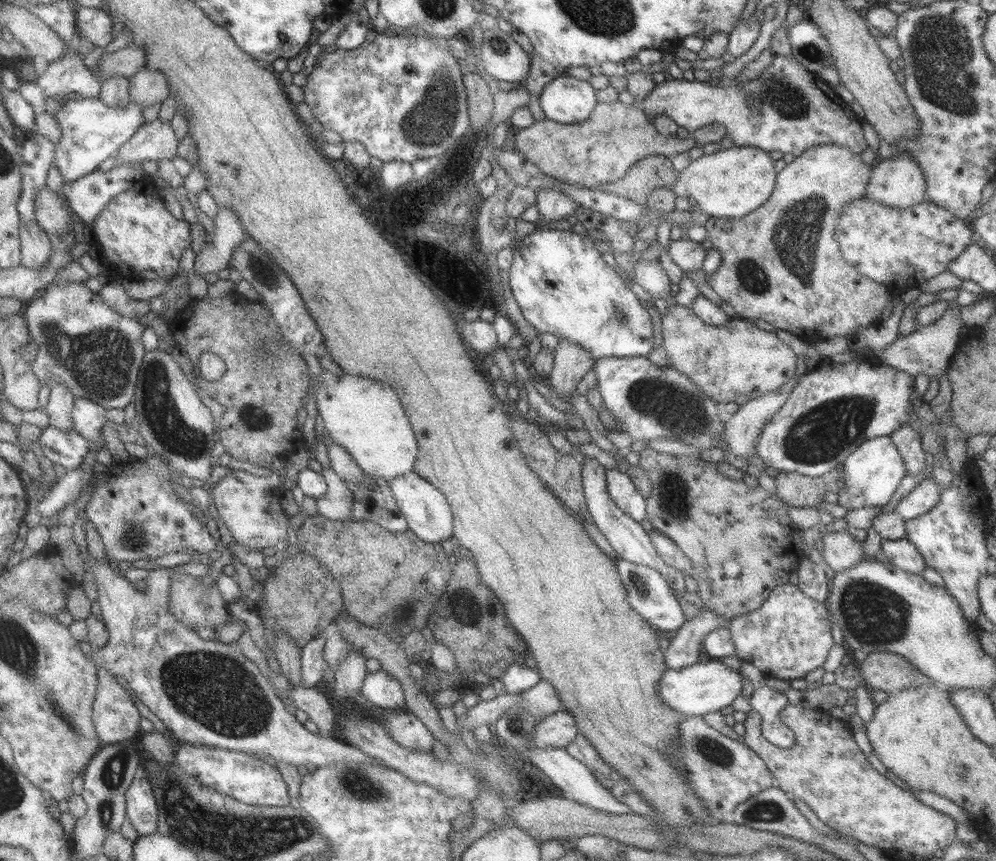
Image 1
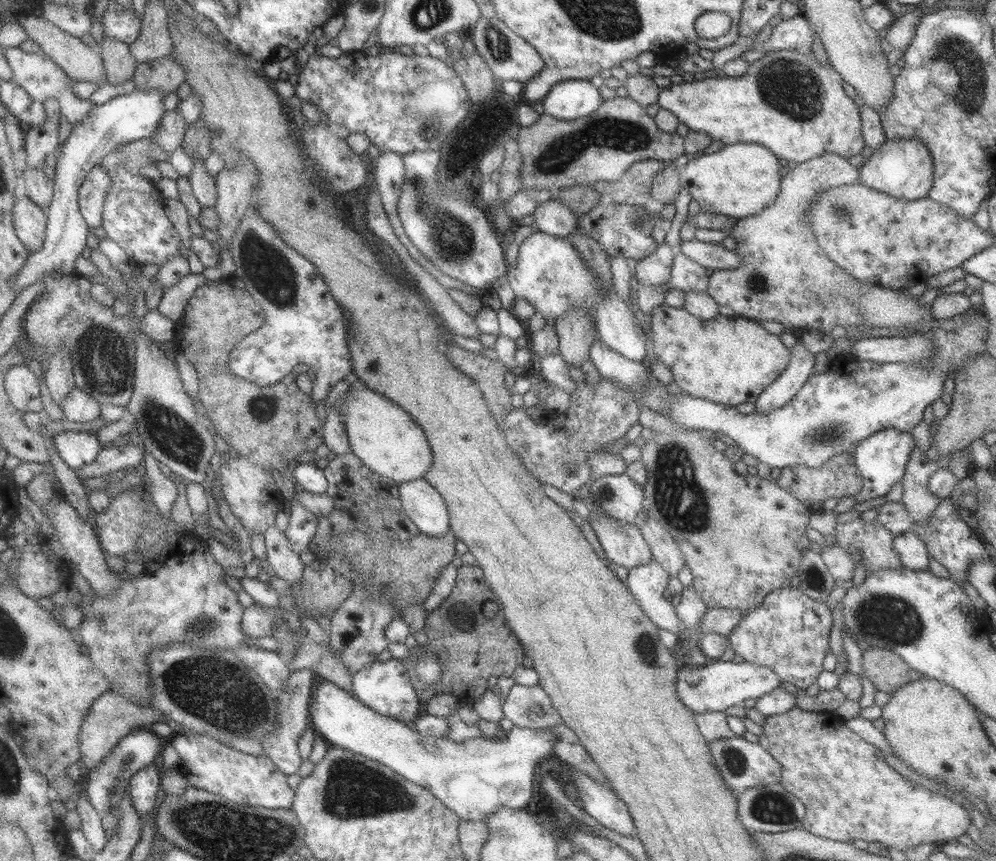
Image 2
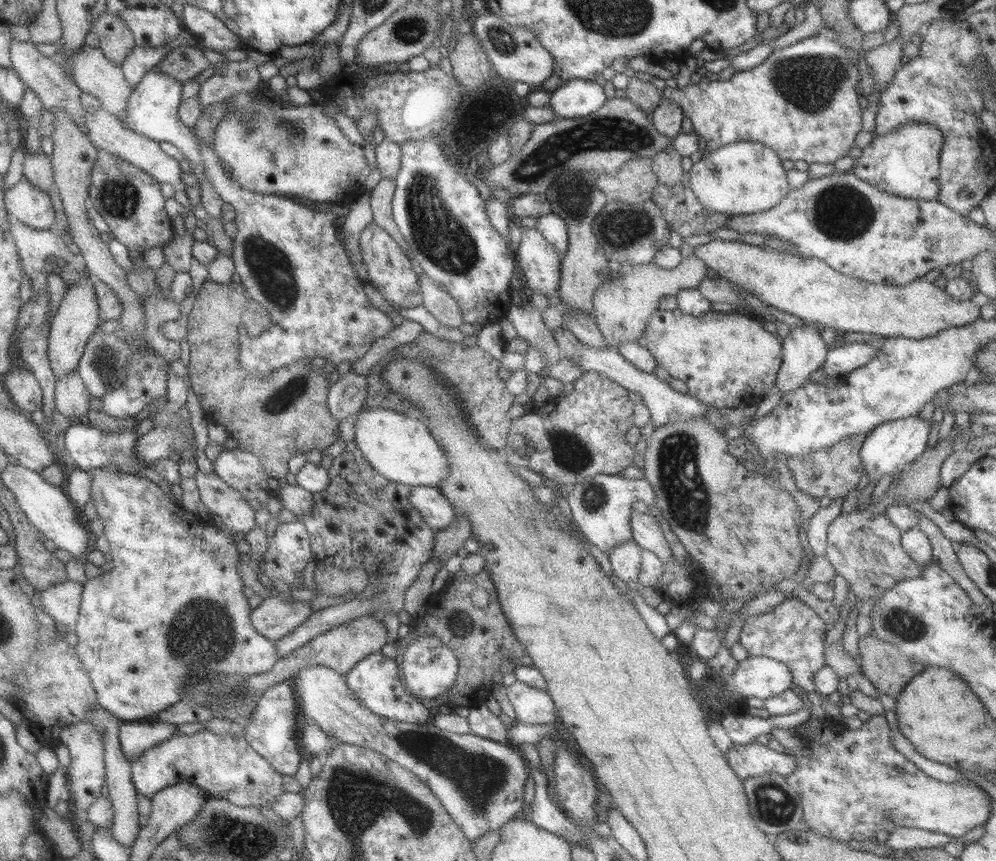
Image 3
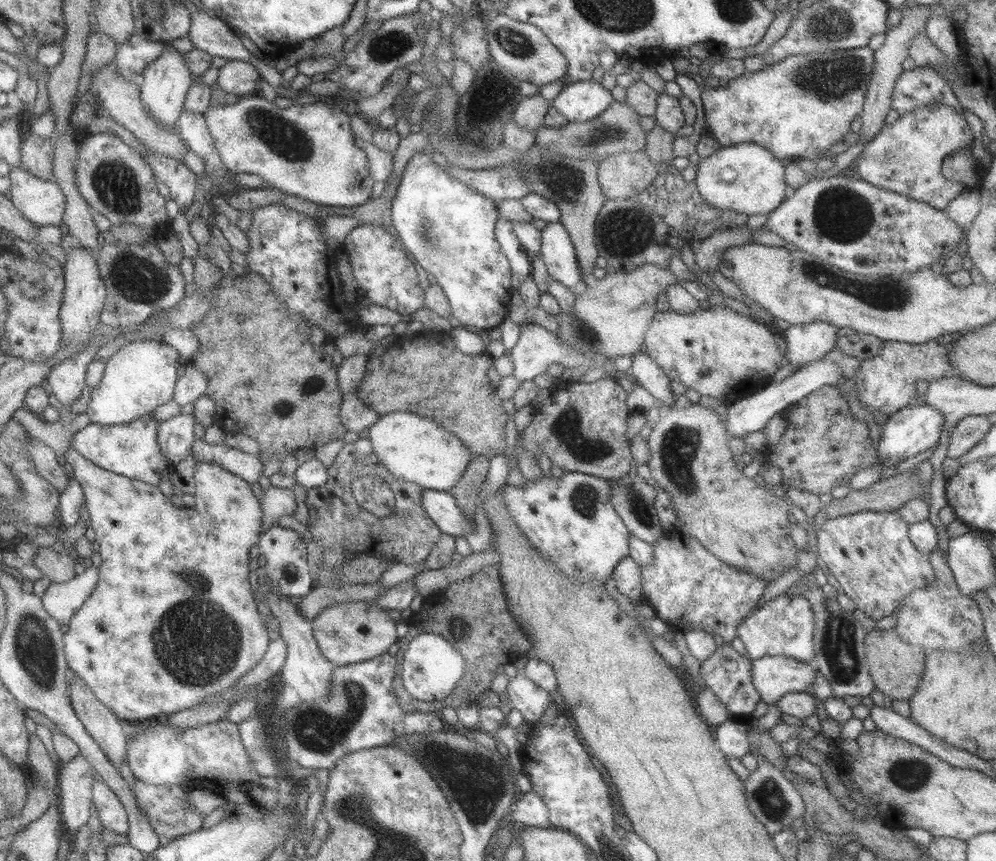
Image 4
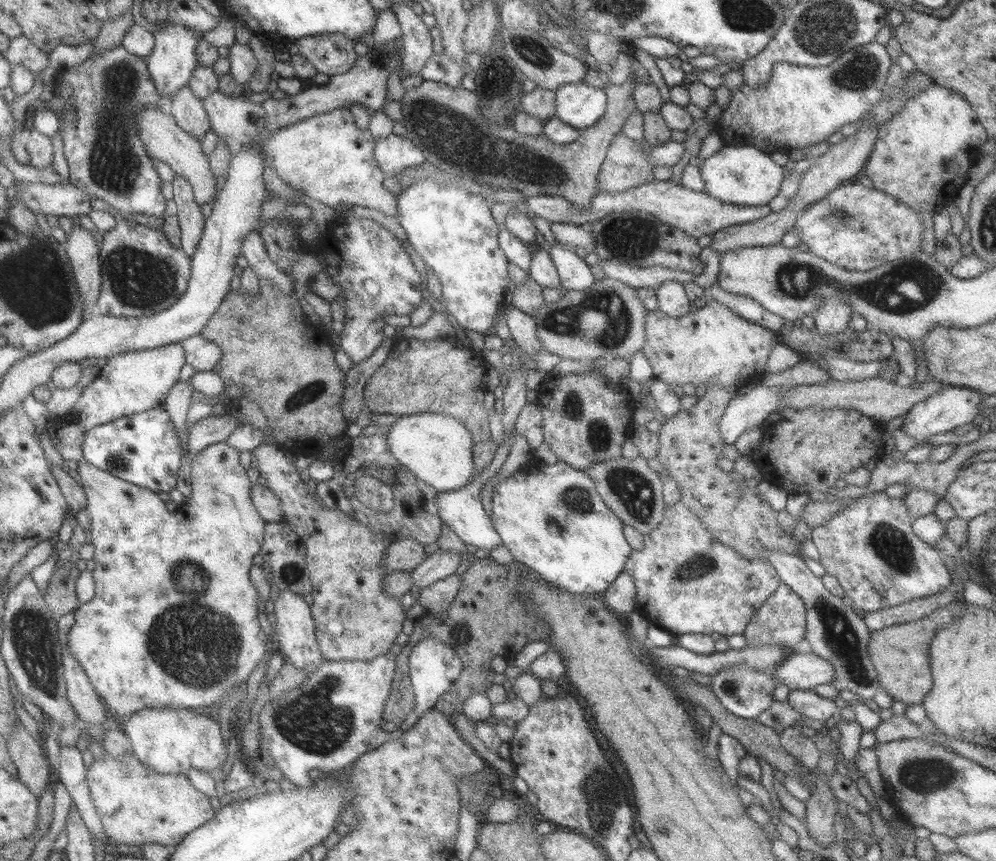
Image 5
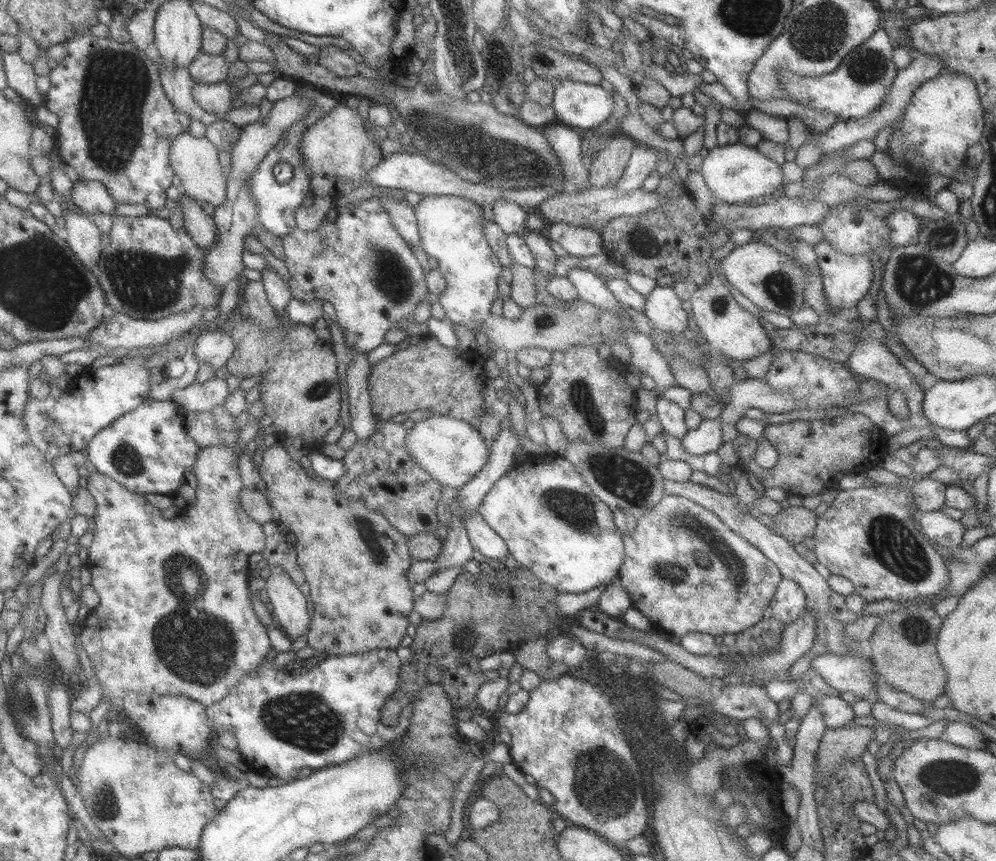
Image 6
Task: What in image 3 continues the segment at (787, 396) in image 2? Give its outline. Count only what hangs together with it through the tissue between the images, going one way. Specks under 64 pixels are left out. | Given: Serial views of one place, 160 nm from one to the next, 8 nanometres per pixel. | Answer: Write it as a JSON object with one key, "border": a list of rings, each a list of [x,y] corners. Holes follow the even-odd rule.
{"border":[[[812,326],[791,328],[789,334],[781,339],[782,361],[778,368],[774,386],[781,396],[799,388],[809,379],[811,372],[818,370],[826,359],[829,345],[819,337],[819,331]]]}

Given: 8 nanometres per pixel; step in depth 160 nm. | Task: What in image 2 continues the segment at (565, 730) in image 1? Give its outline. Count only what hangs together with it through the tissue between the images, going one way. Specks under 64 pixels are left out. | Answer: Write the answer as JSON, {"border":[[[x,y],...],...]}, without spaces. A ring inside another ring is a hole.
{"border":[[[317,679],[312,689],[311,704],[309,704],[309,720],[317,734],[328,745],[341,747],[369,760],[376,760],[401,775],[405,780],[418,784],[431,791],[449,810],[452,810],[460,820],[485,820],[499,807],[524,808],[531,798],[531,772],[536,765],[545,763],[553,753],[554,736],[551,729],[519,728],[517,726],[494,738],[468,738],[455,742],[444,737],[421,736],[410,724],[402,723],[394,718],[382,716],[371,708],[364,706],[358,699],[352,698],[343,689],[329,680]]]}

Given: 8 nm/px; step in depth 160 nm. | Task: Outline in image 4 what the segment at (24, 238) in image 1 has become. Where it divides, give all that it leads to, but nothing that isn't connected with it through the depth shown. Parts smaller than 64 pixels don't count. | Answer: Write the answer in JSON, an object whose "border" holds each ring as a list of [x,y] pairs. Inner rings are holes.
{"border":[[[16,166],[10,167],[8,178],[9,200],[13,208],[37,227],[45,227],[47,224],[59,227],[65,201],[53,180],[37,178]]]}

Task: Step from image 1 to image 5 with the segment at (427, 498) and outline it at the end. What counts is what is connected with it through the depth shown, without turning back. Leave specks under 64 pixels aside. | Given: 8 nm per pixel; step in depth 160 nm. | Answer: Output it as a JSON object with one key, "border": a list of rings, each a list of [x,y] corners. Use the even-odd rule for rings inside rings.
{"border":[[[515,432],[509,436],[507,442],[503,442],[501,446],[498,446],[492,462],[485,468],[475,479],[472,479],[467,485],[457,490],[441,492],[437,494],[437,513],[441,519],[442,524],[451,529],[465,544],[471,544],[476,548],[484,548],[485,550],[491,550],[496,546],[502,544],[500,536],[495,532],[491,519],[484,514],[482,505],[479,498],[486,481],[494,477],[495,474],[501,468],[501,465],[505,462],[505,458],[509,454]]]}

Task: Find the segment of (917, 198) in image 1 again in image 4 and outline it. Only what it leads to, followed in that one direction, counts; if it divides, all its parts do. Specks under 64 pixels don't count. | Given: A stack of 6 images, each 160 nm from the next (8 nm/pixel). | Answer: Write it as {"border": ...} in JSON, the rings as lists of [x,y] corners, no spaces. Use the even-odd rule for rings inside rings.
{"border":[[[934,104],[914,108],[899,116],[863,145],[856,160],[856,174],[865,182],[908,196],[943,211],[964,190],[958,180],[947,180],[940,172],[943,159],[959,149],[970,149],[973,135],[965,119],[953,108]]]}

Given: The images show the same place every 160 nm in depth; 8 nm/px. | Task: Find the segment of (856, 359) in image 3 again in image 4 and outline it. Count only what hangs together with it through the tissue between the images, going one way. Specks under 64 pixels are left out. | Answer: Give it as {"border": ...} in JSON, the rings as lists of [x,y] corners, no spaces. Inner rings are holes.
{"border":[[[821,359],[797,368],[781,382],[771,382],[759,391],[738,396],[736,401],[727,406],[727,418],[724,426],[726,433],[732,439],[741,438],[749,432],[757,432],[757,430],[763,429],[771,420],[774,420],[779,412],[791,407],[792,404],[795,404],[807,394],[811,394],[820,386],[836,387],[838,380],[843,376],[844,374],[838,364],[829,359]]]}

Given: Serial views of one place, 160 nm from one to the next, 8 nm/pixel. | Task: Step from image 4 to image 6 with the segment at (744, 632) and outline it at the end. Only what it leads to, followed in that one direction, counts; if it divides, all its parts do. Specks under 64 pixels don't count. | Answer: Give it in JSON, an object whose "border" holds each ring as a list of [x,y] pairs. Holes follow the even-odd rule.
{"border":[[[782,579],[778,582],[775,594],[767,606],[764,617],[778,620],[787,627],[804,611],[805,597],[794,582]]]}

